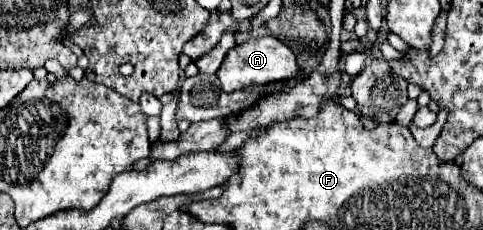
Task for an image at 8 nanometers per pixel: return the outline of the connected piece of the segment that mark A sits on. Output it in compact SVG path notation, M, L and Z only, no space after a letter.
M261 35L261 37L253 37L253 39L239 43L225 55L223 65L217 71L221 89L227 93L245 89L245 87L253 87L253 85L265 85L269 81L295 79L297 75L299 75L299 65L297 65L295 53L285 43L275 39L273 35Z

